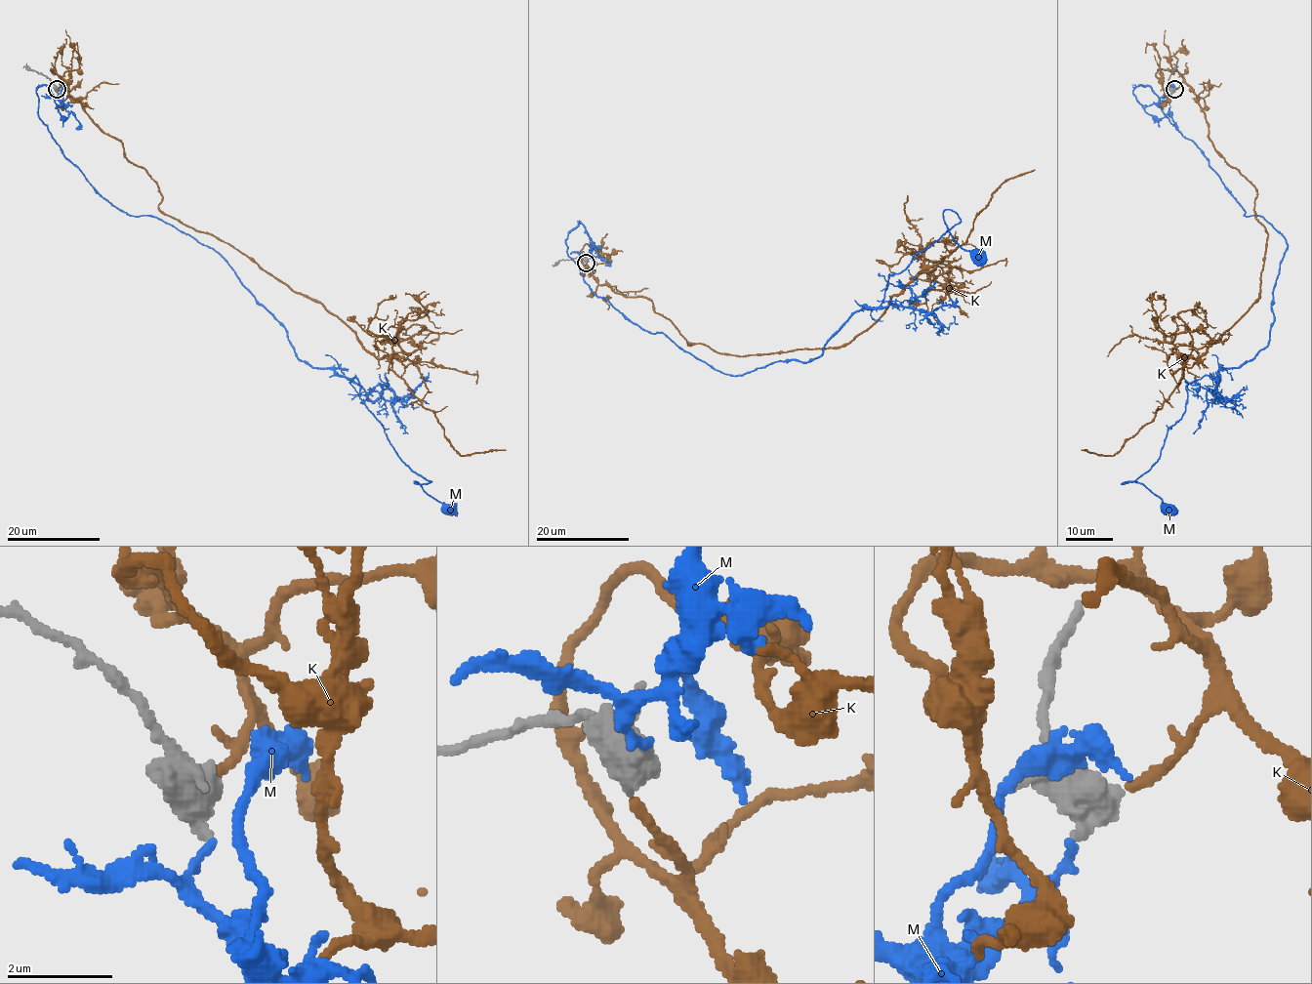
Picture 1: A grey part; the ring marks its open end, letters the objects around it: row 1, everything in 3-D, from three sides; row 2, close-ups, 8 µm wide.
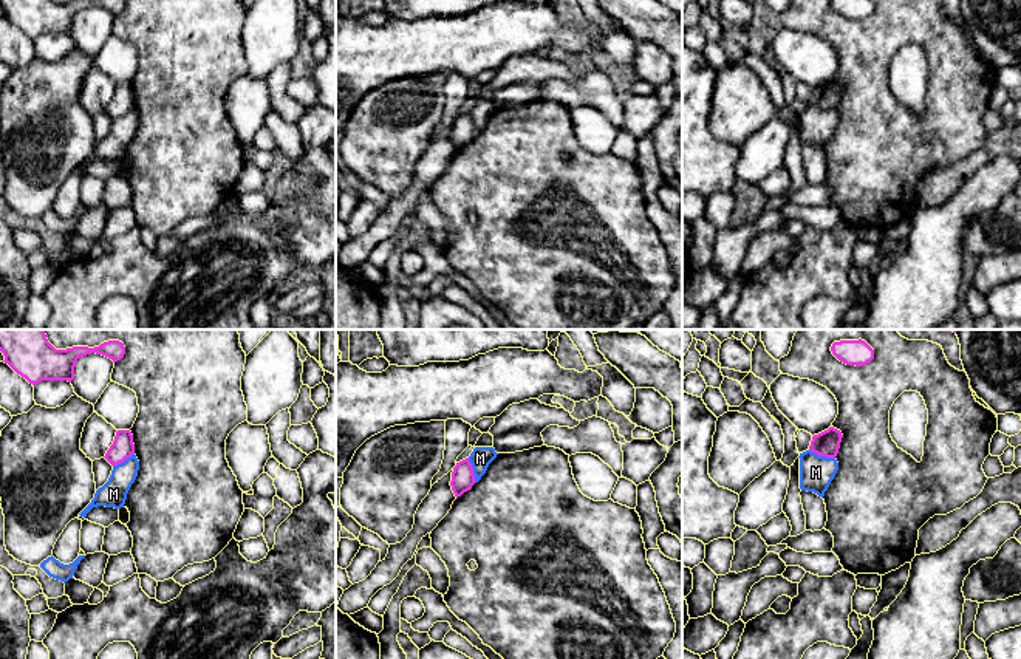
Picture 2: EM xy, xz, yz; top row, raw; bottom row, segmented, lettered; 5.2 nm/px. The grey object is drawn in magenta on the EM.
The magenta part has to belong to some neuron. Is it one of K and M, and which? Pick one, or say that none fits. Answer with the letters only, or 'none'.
K

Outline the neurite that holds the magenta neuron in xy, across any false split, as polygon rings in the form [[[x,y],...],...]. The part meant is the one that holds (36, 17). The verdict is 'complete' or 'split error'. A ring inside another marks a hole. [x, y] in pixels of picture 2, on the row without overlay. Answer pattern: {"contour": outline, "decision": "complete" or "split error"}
{"contour": [[[0,0],[8,17],[17,28],[36,39],[42,34],[74,32],[74,20],[79,11],[96,6],[113,15],[125,8],[125,0],[73,0],[56,3],[54,0]]], "decision": "complete"}

